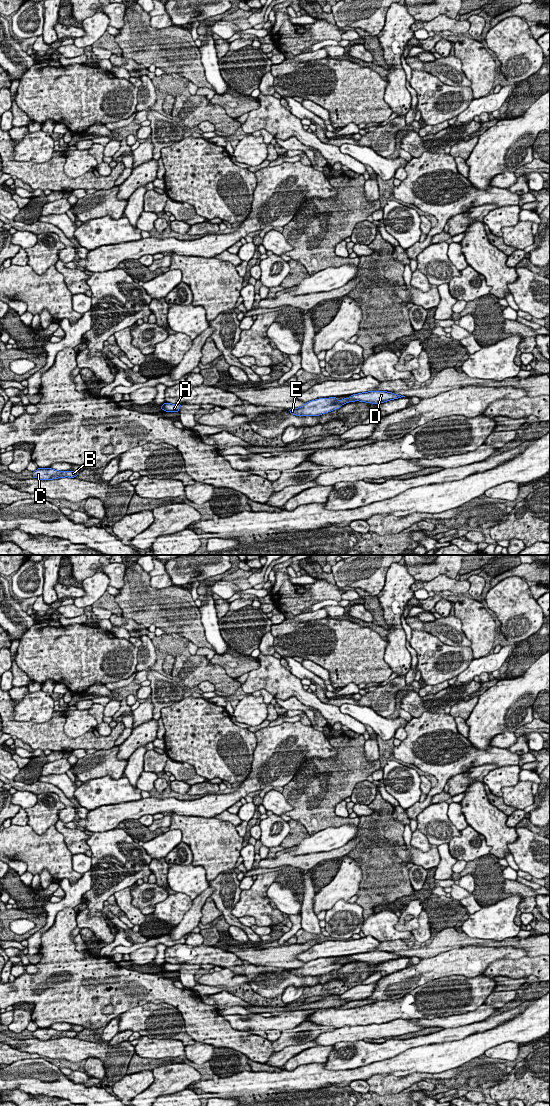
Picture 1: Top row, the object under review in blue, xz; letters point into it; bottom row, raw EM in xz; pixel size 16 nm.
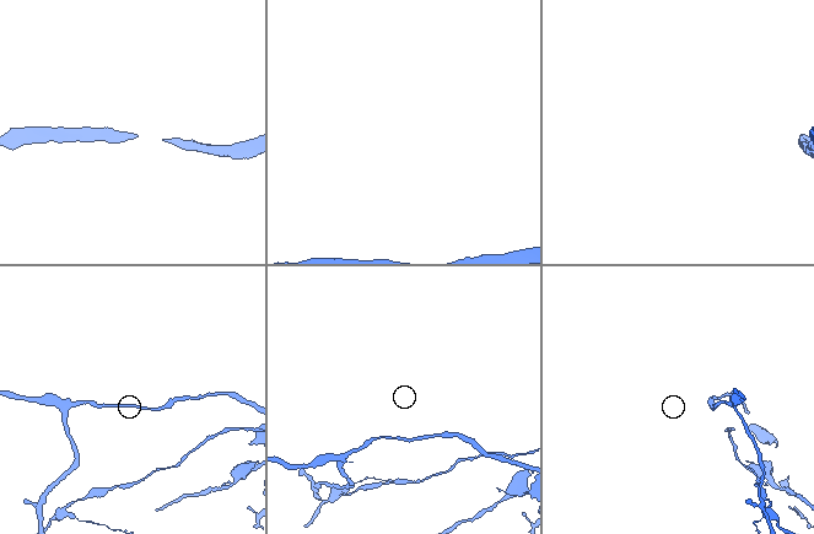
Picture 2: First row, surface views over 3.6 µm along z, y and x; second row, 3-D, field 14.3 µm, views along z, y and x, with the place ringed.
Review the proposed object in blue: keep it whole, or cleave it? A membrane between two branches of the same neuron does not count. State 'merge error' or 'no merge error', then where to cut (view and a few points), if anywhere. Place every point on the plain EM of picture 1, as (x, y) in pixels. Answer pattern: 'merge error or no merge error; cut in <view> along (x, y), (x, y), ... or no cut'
no merge error; no cut

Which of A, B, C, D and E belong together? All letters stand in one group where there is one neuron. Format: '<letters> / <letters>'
A B C D E

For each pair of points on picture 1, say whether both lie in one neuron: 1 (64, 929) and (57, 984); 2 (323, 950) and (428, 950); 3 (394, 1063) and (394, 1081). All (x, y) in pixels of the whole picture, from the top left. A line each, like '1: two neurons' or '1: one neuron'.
1: one neuron
2: two neurons
3: two neurons

